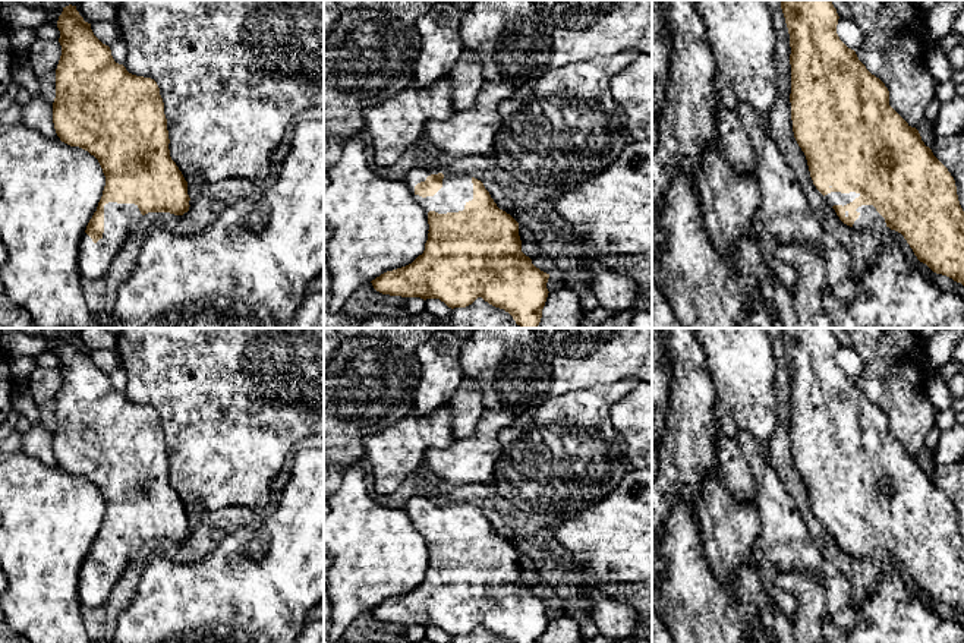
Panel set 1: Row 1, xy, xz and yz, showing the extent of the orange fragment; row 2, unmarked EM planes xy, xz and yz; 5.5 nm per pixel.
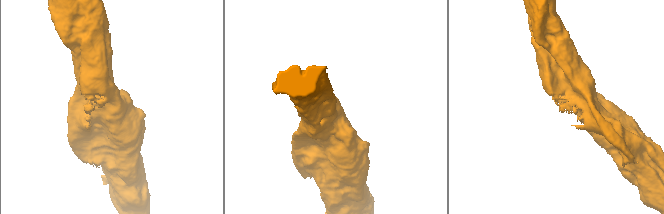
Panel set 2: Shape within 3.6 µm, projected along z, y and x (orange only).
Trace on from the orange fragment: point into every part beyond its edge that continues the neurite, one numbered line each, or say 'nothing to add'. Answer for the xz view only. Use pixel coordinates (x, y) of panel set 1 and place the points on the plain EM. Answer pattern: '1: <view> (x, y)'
1: xz (457, 517)

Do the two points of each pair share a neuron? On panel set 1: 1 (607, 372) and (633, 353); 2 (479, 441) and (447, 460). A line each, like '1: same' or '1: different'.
1: same
2: same

